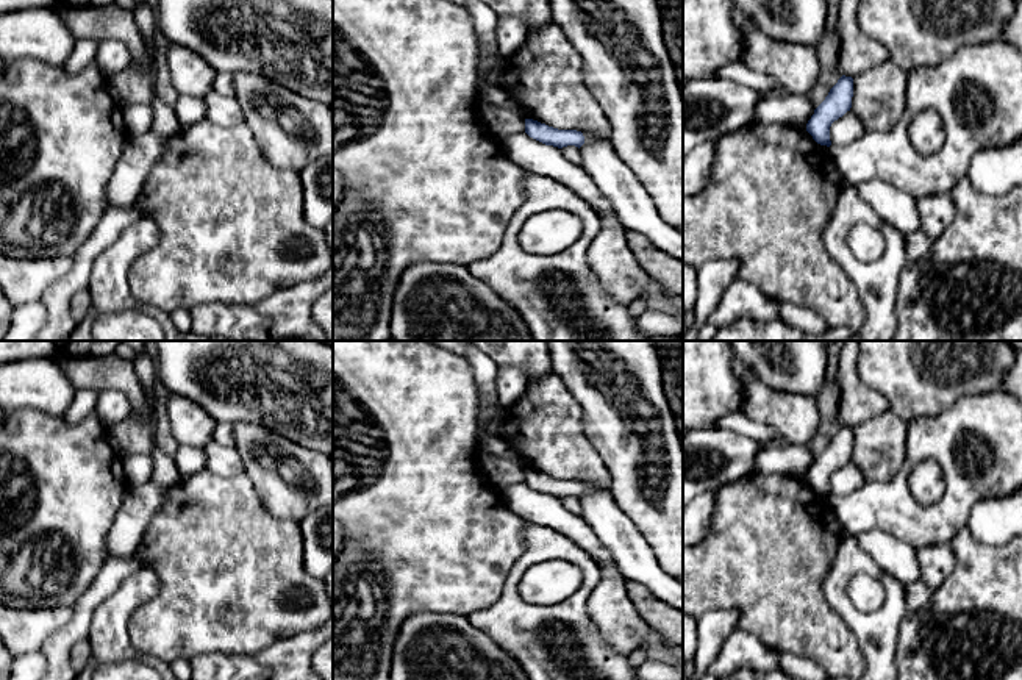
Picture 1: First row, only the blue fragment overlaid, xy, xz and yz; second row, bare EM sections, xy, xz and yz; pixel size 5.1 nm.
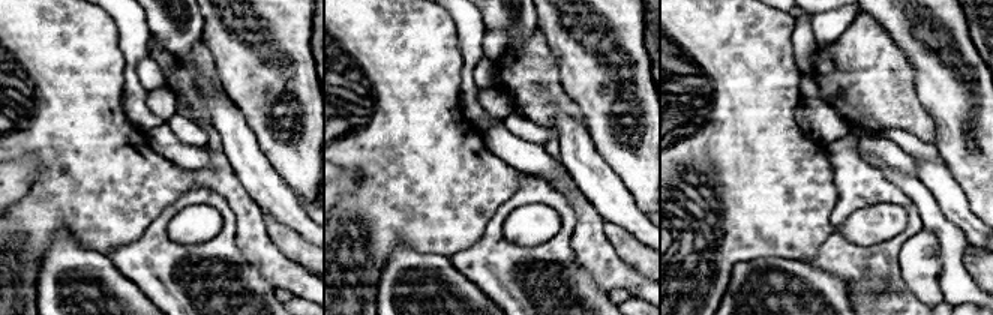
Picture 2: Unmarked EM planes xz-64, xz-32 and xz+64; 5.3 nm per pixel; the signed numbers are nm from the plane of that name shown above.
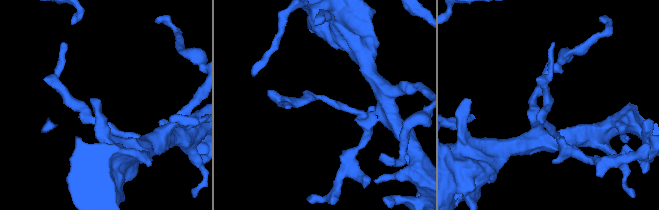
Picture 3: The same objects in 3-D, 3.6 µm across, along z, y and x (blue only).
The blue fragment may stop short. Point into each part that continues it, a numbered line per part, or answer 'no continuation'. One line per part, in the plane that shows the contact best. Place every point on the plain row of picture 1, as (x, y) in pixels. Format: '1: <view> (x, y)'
no continuation

